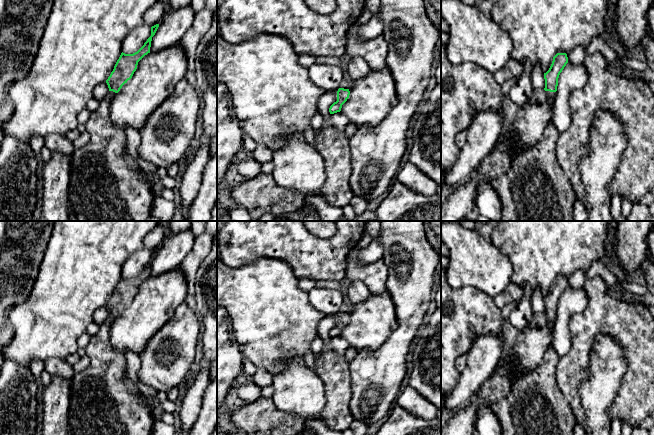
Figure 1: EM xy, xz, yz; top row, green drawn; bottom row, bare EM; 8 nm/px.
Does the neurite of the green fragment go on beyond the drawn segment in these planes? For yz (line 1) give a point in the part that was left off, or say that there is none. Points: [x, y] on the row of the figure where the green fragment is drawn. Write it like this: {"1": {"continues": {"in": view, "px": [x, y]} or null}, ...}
{"1": {"continues": {"in": "yz", "px": [538, 97]}}}

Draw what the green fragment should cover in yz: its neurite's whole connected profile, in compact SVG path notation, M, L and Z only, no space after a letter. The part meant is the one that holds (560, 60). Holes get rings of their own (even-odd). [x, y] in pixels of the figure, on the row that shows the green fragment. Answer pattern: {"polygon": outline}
{"polygon": "M557 53L553 57L553 61L549 70L544 73L545 88L542 91L534 90L533 96L529 101L531 104L541 104L547 100L554 100L557 91L559 75L567 63L568 57L566 53Z"}

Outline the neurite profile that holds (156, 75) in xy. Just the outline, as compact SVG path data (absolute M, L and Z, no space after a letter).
M179 43L145 55L132 78L112 100L109 114L112 125L120 129L142 128L186 73L187 58Z

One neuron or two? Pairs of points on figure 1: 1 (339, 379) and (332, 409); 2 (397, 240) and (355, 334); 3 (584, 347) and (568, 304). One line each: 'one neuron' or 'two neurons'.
1: one neuron
2: two neurons
3: two neurons

